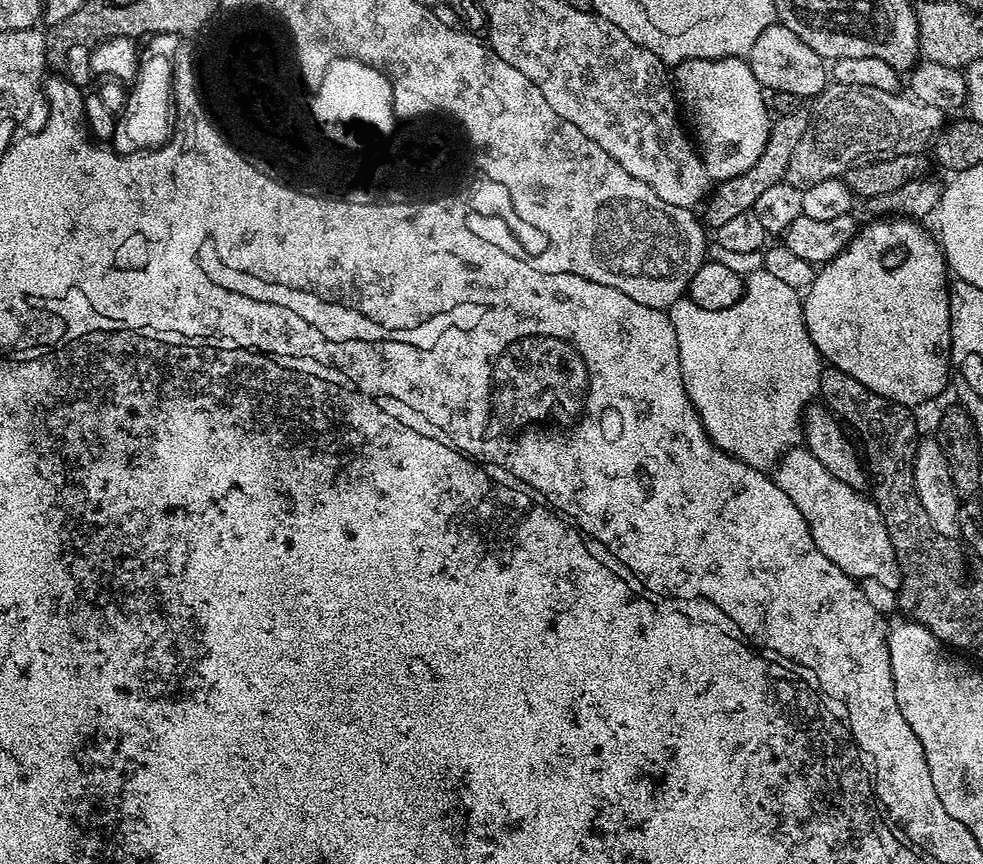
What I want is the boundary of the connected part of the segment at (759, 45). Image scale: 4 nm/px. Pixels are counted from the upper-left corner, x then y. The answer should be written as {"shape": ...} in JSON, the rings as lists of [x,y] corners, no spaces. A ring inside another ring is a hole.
{"shape":[[[779,22],[766,26],[766,30],[758,34],[758,39],[754,46],[750,46],[746,59],[761,89],[769,93],[785,92],[801,98],[815,98],[830,83],[826,61],[814,54],[814,50],[810,50],[810,46],[806,46],[806,42],[802,42],[802,38],[794,34],[794,30],[786,30],[786,26]]]}

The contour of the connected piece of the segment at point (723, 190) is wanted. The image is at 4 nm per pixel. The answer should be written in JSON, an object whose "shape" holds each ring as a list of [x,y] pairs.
{"shape":[[[804,106],[794,110],[794,114],[775,117],[774,123],[768,130],[766,150],[762,150],[762,158],[758,158],[758,162],[754,162],[754,166],[750,166],[750,170],[746,170],[746,174],[742,174],[738,178],[721,180],[711,189],[706,200],[706,207],[703,209],[703,211],[705,210],[703,219],[709,229],[717,230],[726,225],[730,218],[755,209],[758,197],[769,186],[781,183],[787,177],[790,158],[798,147],[798,142],[806,134],[806,126],[810,120],[811,111]]]}

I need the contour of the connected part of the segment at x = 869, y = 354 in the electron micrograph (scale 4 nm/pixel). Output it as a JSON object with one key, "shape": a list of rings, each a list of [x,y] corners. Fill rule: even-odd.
{"shape":[[[876,218],[857,231],[856,236],[828,264],[823,265],[815,273],[813,282],[803,293],[804,301],[804,321],[806,330],[814,342],[814,346],[820,351],[821,357],[831,367],[842,370],[850,374],[850,378],[858,378],[862,386],[874,390],[887,400],[893,400],[896,404],[913,406],[912,404],[924,404],[927,400],[932,400],[948,384],[948,372],[952,363],[952,343],[950,342],[950,302],[948,301],[948,286],[950,283],[950,269],[948,261],[944,259],[944,250],[940,247],[940,241],[935,235],[932,236],[923,228],[923,223],[912,218]]]}

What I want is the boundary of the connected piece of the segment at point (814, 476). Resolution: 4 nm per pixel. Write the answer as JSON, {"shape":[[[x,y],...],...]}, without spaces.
{"shape":[[[803,446],[790,449],[776,461],[774,479],[779,488],[790,494],[790,502],[798,506],[802,518],[806,518],[814,546],[818,546],[838,570],[857,582],[873,580],[882,582],[887,588],[899,589],[898,558],[894,546],[890,546],[890,534],[886,534],[886,522],[882,522],[875,500],[846,486],[846,482],[838,482],[838,478],[834,478],[834,474],[830,474],[830,470]]]}

